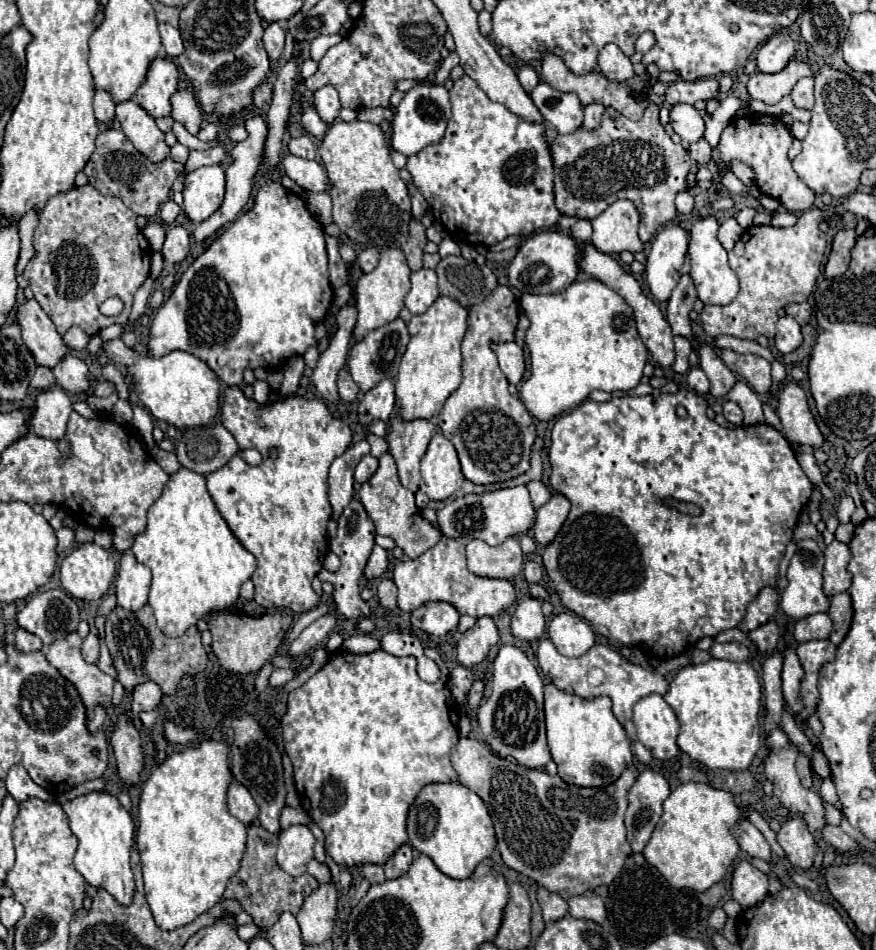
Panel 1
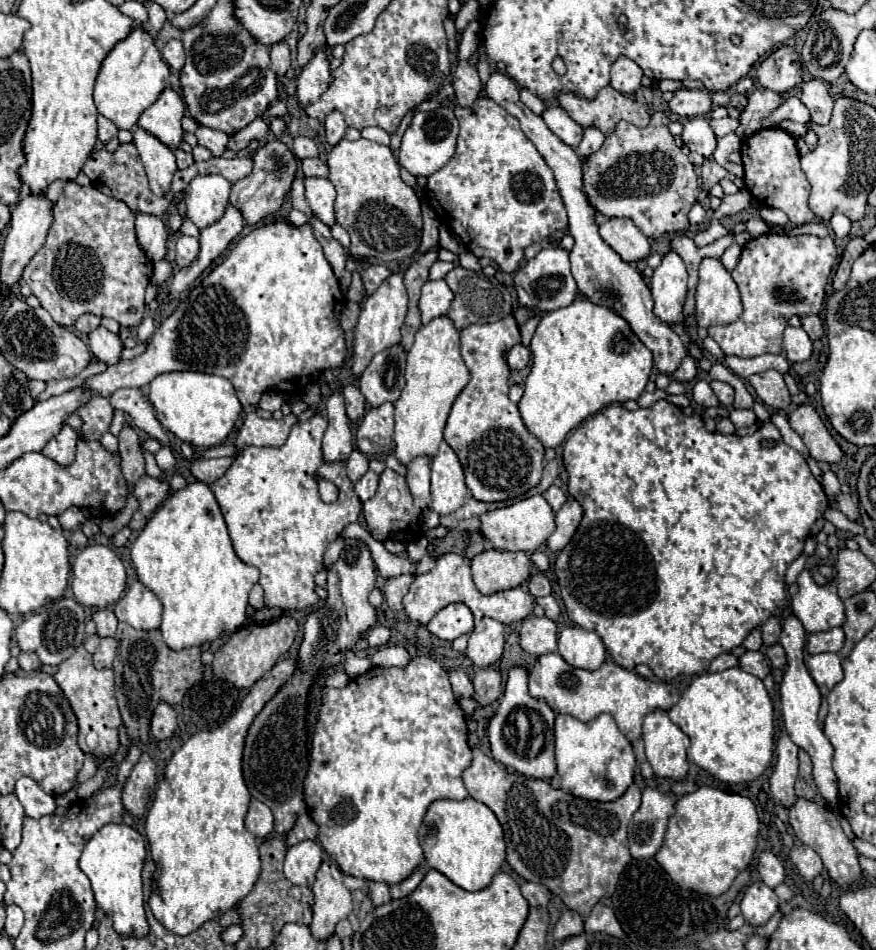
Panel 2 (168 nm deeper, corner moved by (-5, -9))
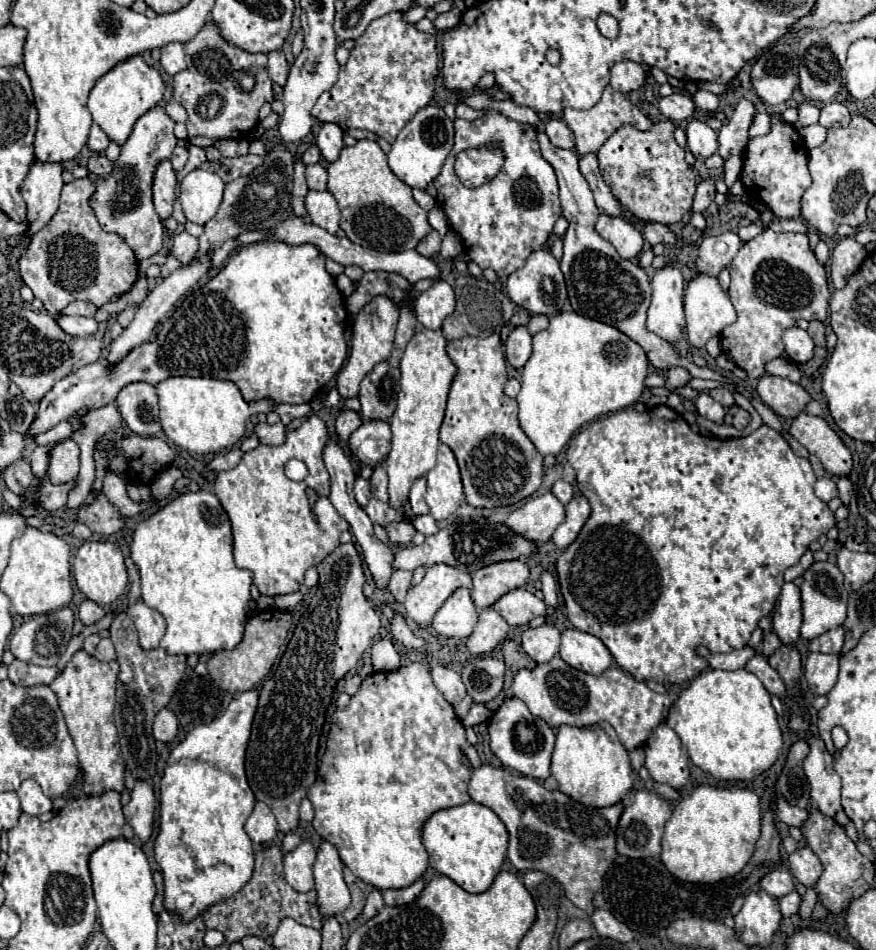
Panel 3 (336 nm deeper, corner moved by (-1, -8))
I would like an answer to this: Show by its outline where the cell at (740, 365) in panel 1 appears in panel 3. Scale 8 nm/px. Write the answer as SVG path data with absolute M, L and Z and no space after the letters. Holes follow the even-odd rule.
M769 374L759 378L757 394L775 414L783 418L795 418L805 410L805 404L811 400L811 396L799 384Z

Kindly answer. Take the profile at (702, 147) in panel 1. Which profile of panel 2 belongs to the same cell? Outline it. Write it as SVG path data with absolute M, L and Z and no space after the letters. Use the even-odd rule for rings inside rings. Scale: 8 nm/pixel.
M707 159L701 165L701 187L703 187L703 191L709 191L721 179L735 179L735 177L729 171L725 171L723 167L719 167L713 159Z

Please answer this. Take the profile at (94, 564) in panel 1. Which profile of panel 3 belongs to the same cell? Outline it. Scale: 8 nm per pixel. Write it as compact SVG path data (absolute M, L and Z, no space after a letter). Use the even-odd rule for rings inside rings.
M85 542L73 558L73 576L79 592L99 606L111 606L117 602L125 594L129 582L121 548L113 542Z

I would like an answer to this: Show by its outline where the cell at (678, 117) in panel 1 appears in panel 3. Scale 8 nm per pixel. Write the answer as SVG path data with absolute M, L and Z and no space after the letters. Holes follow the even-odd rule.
M691 120L687 126L687 150L693 152L697 160L707 160L717 152L717 132L713 132L705 122Z

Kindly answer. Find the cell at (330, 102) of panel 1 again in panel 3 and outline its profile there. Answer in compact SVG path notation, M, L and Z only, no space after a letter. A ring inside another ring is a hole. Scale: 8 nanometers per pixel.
M333 122L321 124L321 130L317 134L317 146L321 148L321 154L327 162L337 160L341 148L343 148L343 130L341 130L341 126L337 126Z

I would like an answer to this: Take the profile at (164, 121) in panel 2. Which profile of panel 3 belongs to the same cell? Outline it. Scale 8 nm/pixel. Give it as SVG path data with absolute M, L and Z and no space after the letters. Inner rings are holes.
M153 106L147 110L133 126L127 142L121 146L121 156L113 174L103 180L95 178L95 196L91 206L99 218L99 224L107 232L115 232L131 246L139 260L147 260L163 250L165 228L159 220L153 202L151 202L151 180L159 160L169 160L173 148L177 146L177 138L173 134L175 122L165 114L163 106Z

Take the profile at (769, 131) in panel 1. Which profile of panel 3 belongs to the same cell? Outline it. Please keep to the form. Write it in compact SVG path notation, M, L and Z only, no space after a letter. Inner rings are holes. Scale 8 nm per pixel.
M777 116L769 134L749 140L743 156L741 182L749 192L759 196L777 218L801 218L801 194L811 186L811 176L807 170L807 152L791 124L785 124Z

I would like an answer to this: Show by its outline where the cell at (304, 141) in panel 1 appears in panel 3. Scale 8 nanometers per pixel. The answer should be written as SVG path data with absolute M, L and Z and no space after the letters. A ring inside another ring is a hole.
M311 164L305 170L307 184L311 190L325 190L327 188L327 170L321 164Z

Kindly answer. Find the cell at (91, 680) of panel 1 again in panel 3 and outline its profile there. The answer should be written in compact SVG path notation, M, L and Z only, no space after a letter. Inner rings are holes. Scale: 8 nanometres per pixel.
M79 650L63 668L63 672L49 684L57 694L59 708L65 716L69 734L79 754L79 764L83 768L83 788L89 794L101 794L103 790L123 792L123 772L125 762L121 758L117 728L113 722L115 708L115 680L119 674L117 662L99 662L85 650Z

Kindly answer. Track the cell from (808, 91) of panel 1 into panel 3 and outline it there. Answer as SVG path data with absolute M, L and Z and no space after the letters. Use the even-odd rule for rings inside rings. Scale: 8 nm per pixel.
M829 102L825 106L821 106L821 116L819 116L819 124L825 128L841 128L847 126L851 120L849 110L839 104L839 102Z

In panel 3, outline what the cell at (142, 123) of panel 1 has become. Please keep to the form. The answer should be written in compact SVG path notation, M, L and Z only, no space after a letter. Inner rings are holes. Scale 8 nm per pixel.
M163 160L157 164L157 170L153 174L153 204L157 214L165 220L171 216L173 210L173 202L175 202L175 186L177 186L177 178L175 178L175 170L171 168L171 162Z

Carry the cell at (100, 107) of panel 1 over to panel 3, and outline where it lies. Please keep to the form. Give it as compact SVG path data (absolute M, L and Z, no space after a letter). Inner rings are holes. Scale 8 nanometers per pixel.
M93 124L93 128L91 128L91 134L89 134L89 140L87 140L87 146L93 150L93 152L103 152L107 146L109 146L109 138L107 138L107 134L97 126L97 124Z

